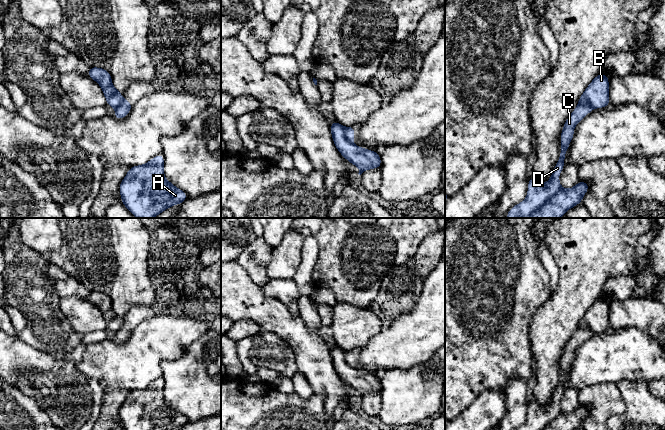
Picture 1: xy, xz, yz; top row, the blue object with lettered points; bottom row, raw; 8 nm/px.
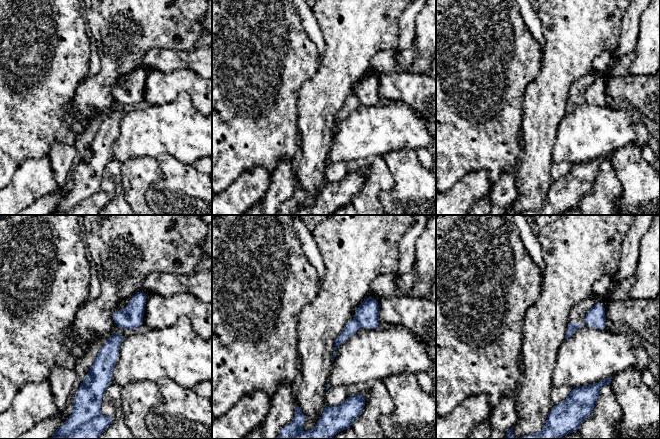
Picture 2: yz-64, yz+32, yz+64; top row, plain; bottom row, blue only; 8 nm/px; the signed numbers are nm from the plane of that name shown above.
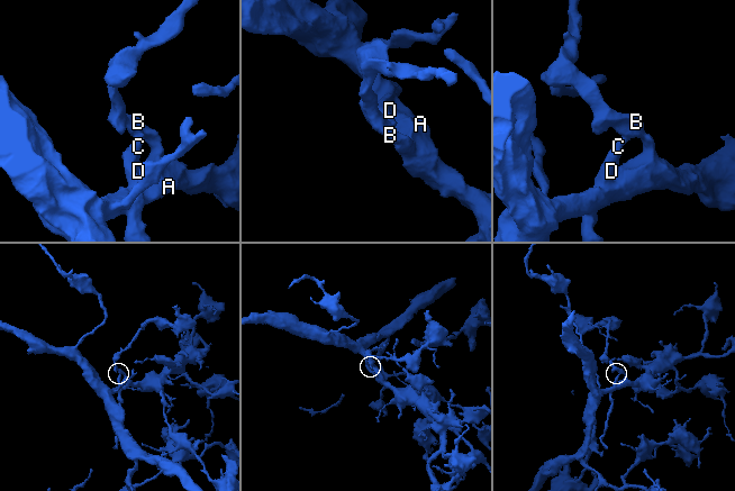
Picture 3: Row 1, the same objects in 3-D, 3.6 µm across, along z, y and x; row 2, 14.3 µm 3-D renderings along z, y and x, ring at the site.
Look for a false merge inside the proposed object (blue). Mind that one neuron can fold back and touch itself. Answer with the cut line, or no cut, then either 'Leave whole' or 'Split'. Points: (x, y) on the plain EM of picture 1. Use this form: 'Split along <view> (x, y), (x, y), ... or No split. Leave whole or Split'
Split along yz (561, 412), (541, 429). Split

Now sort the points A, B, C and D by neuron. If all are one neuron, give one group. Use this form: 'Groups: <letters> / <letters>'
Groups: A B / C D

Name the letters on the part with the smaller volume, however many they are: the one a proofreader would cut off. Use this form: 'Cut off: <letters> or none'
Cut off: C, D

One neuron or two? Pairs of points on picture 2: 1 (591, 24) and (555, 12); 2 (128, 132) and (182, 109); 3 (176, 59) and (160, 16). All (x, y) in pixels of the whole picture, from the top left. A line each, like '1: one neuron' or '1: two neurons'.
1: one neuron
2: one neuron
3: two neurons

